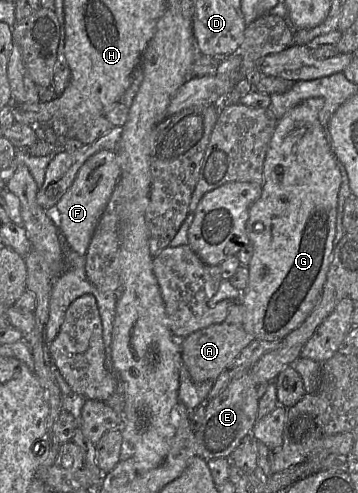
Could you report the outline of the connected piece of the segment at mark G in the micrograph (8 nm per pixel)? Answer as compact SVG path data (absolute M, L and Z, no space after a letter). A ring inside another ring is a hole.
M309 98L277 120L264 160L262 194L249 210L246 231L254 251L248 264L248 285L240 300L234 302L240 302L245 308L243 326L255 339L282 340L300 326L318 303L327 279L334 250L342 176L329 132L325 133L319 121L323 105L323 98ZM257 222L264 225L260 232L255 231Z

